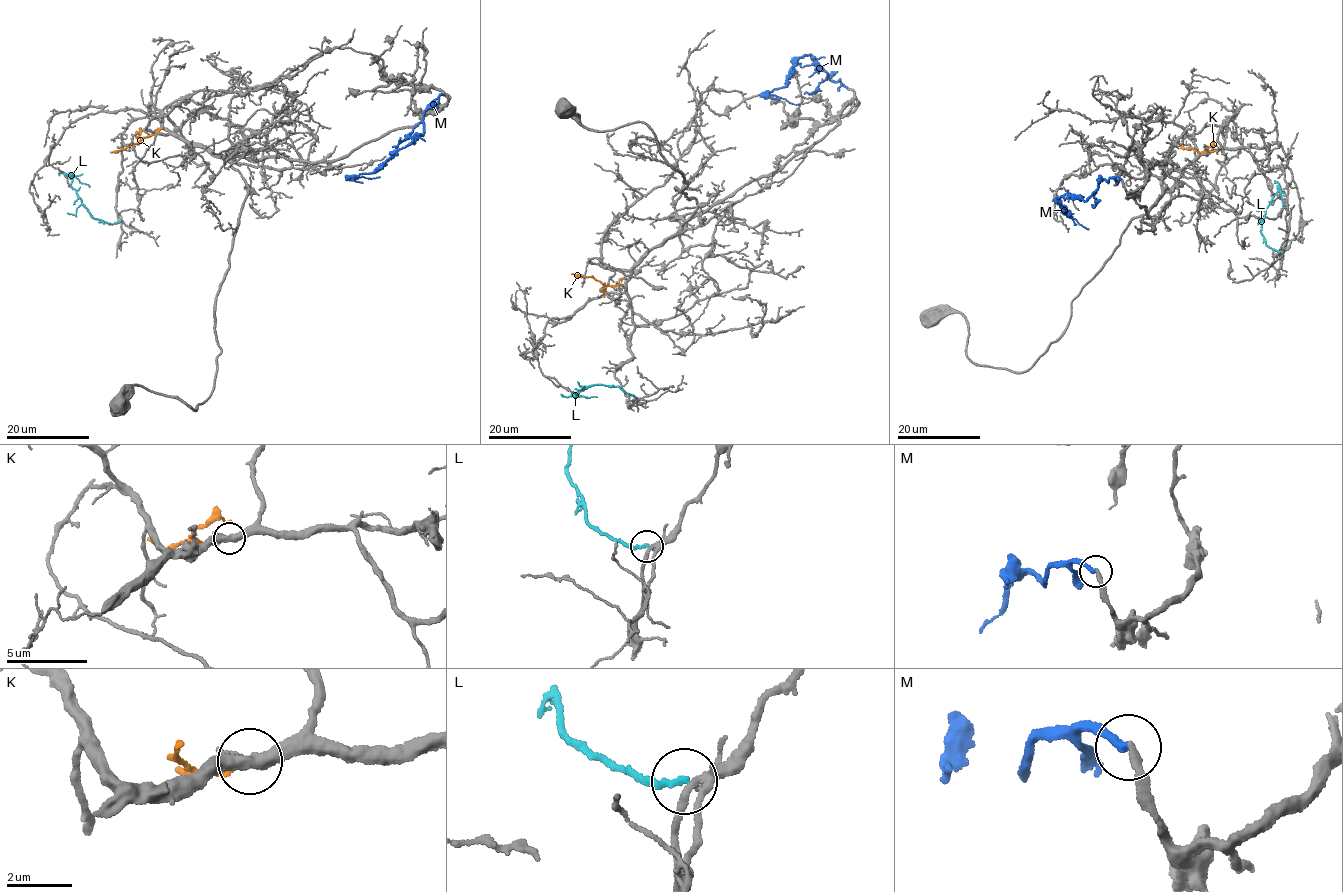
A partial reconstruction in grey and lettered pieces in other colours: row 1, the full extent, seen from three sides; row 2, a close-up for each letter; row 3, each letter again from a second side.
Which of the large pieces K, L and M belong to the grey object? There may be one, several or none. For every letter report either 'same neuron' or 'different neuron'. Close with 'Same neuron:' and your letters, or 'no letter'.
K: different neuron
L: different neuron
M: same neuron
Same neuron: M

